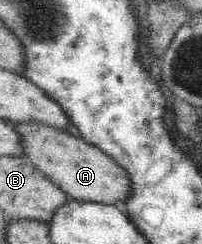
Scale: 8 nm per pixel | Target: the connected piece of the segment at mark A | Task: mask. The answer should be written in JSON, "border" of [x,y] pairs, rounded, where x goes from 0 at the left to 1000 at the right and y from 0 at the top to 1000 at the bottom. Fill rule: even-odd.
{"border":[[[124,500],[79,516],[124,652],[347,811],[604,844],[644,807],[653,754],[639,717],[490,602],[416,582],[386,549],[287,533],[203,500]]]}

